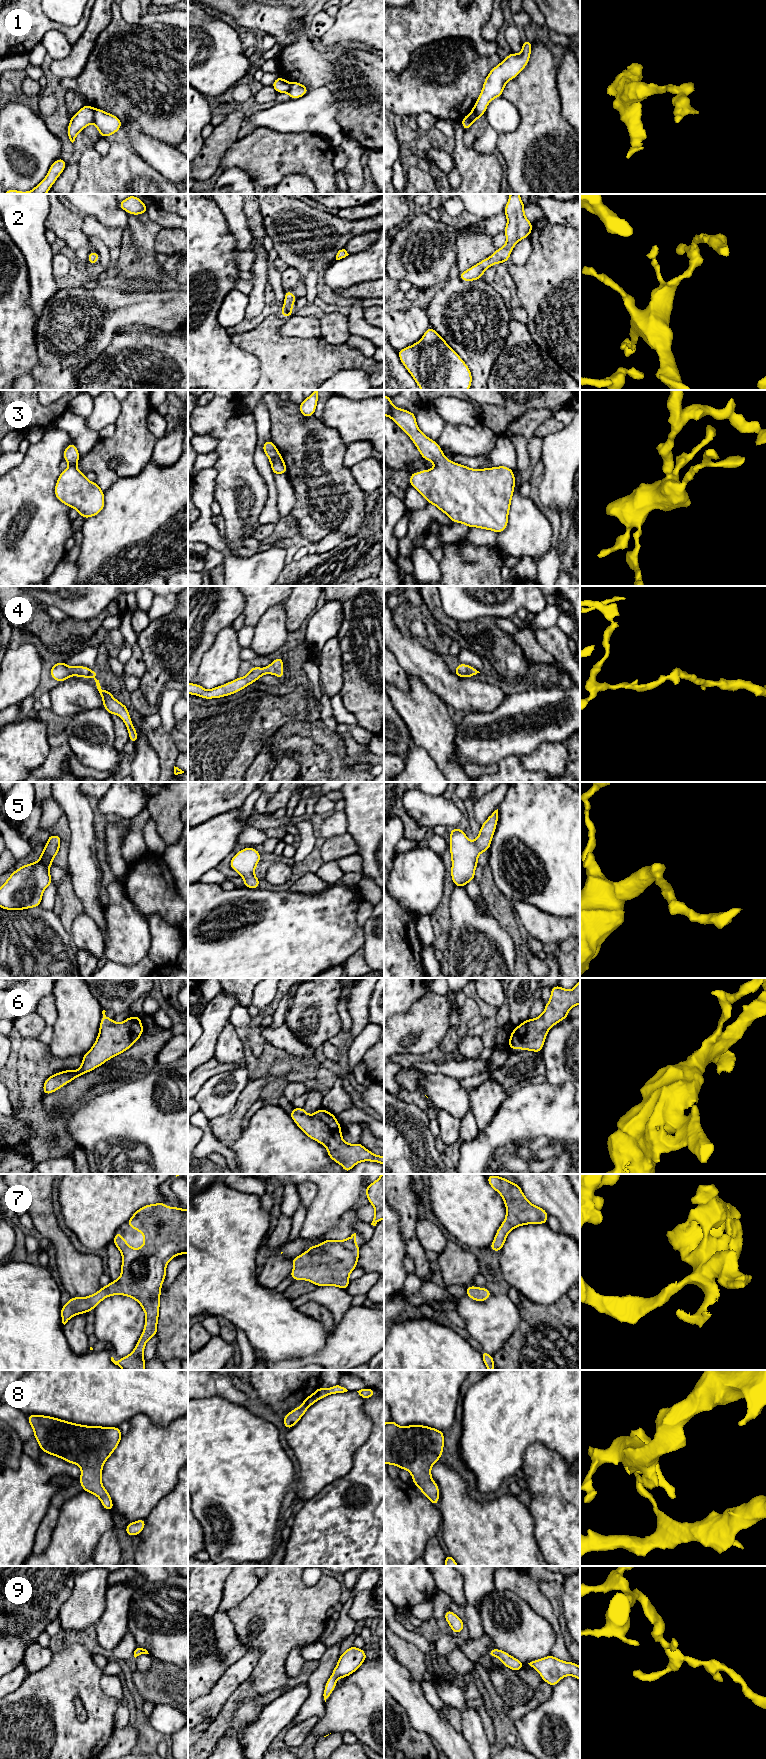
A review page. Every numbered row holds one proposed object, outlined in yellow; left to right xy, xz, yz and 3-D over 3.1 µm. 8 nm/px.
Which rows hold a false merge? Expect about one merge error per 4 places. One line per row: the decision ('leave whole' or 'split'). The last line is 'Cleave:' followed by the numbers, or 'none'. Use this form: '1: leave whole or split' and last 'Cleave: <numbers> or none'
1: split
2: leave whole
3: leave whole
4: leave whole
5: leave whole
6: leave whole
7: leave whole
8: split
9: leave whole
Cleave: 1, 8

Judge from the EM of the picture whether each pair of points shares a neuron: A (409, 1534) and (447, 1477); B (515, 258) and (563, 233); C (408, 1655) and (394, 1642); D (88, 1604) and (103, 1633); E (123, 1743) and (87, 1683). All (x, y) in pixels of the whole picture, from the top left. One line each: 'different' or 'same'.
A: different
B: different
C: same
D: different
E: different

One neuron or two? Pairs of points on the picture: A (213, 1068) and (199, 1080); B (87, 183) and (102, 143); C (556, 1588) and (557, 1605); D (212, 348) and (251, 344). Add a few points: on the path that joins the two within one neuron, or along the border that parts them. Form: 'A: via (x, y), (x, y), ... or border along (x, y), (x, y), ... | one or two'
A: via (210, 1069), (202, 1077) | one
B: border along (111, 142), (106, 154), (99, 154), (92, 147) | two
C: via (556, 1592), (556, 1601) | one
D: border along (230, 337), (234, 344), (257, 357) | two

